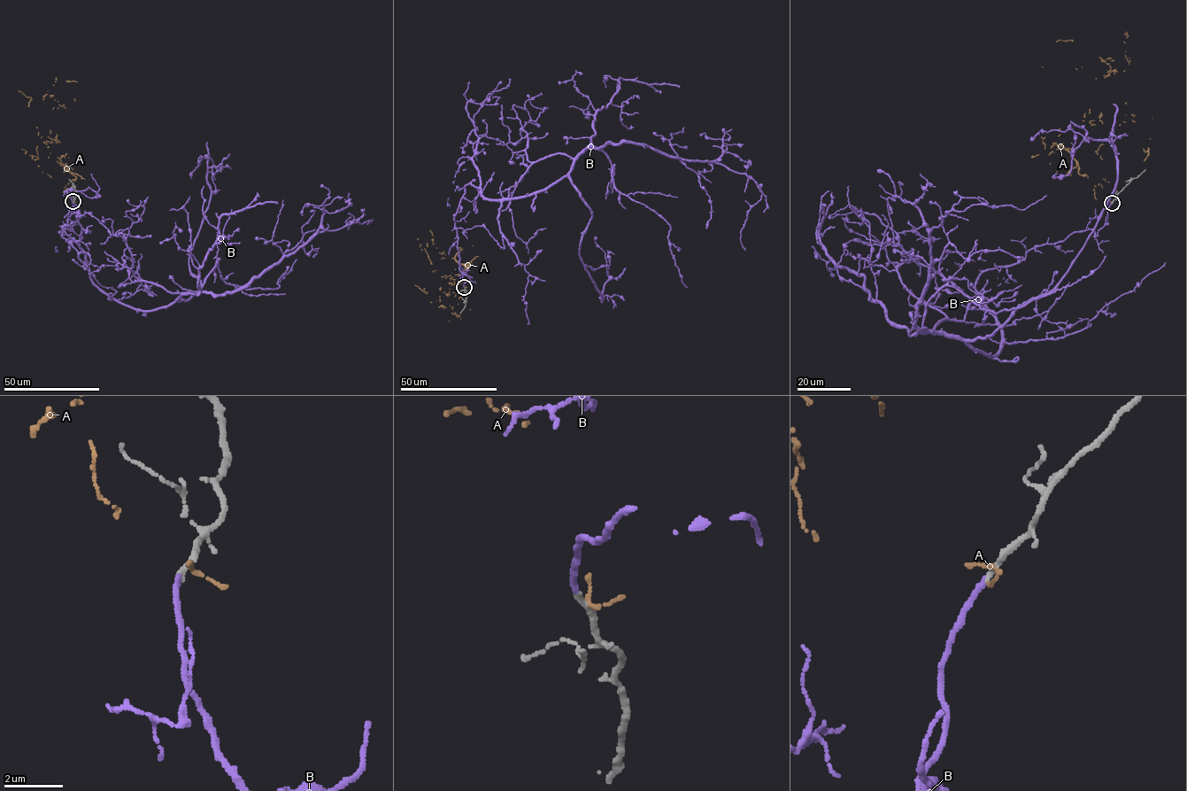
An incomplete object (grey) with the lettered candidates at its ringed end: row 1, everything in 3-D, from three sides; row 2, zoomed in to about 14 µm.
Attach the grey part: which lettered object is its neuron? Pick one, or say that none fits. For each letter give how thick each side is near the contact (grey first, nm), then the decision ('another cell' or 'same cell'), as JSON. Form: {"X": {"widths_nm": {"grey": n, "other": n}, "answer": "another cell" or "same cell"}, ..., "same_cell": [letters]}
{"A": {"widths_nm": {"grey": 280, "other": 170}, "answer": "another cell"}, "B": {"widths_nm": {"grey": 220, "other": 190}, "answer": "same cell"}, "same_cell": ["B"]}

